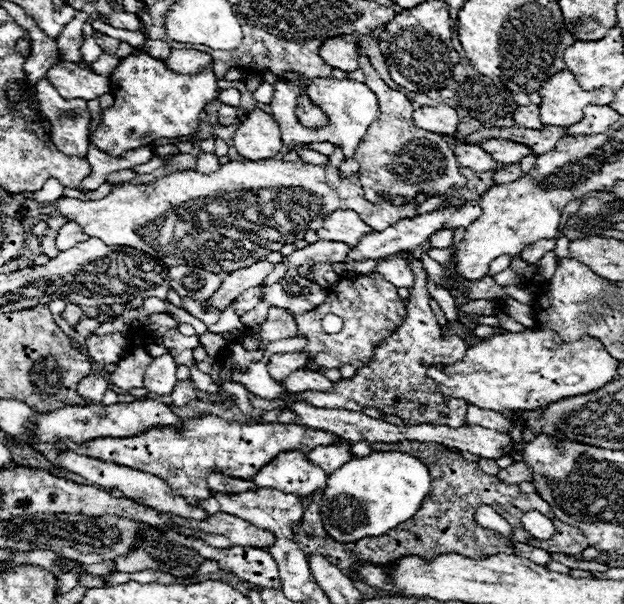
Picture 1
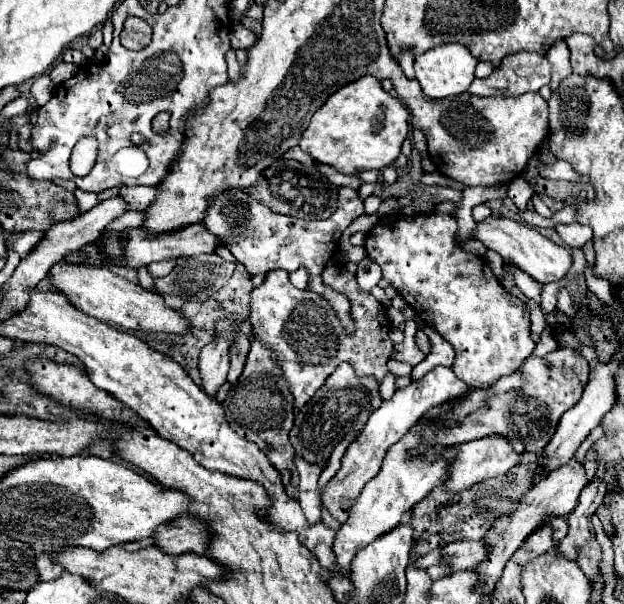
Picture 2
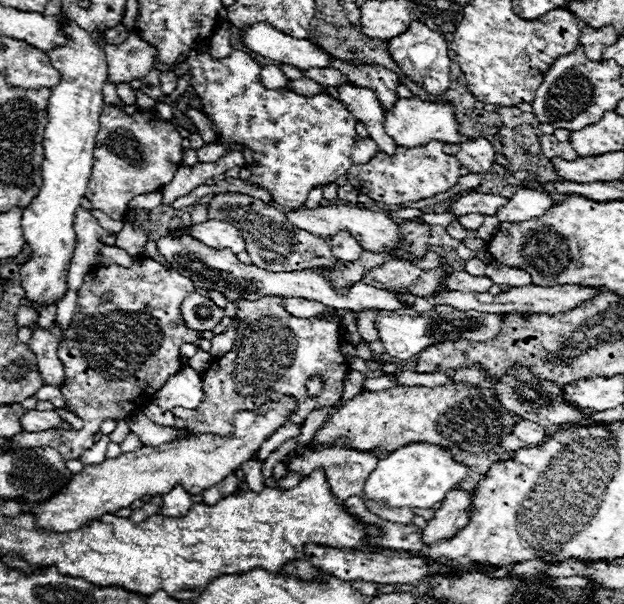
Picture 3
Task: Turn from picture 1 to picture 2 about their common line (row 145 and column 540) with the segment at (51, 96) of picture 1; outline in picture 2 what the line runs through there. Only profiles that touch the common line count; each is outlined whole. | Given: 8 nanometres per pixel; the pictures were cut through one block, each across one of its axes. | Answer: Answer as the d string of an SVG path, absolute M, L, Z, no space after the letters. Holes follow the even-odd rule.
M512 52L488 78L474 78L468 92L476 96L520 96L538 92L552 80L552 64L536 52Z

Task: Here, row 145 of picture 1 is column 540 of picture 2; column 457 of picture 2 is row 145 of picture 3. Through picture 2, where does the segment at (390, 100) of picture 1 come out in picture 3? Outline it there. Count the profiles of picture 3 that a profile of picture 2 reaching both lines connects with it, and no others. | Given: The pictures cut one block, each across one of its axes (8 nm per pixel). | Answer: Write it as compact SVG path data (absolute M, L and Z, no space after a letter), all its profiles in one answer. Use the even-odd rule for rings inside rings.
M432 140L430 144L418 146L418 148L398 146L398 150L392 156L378 152L374 160L366 164L354 164L354 168L350 168L346 176L348 176L348 182L360 194L366 194L376 202L404 204L404 202L416 202L422 198L432 198L452 188L458 182L460 170L462 170L460 160L456 156L444 154L442 148L444 148L444 142L438 142L438 140Z

